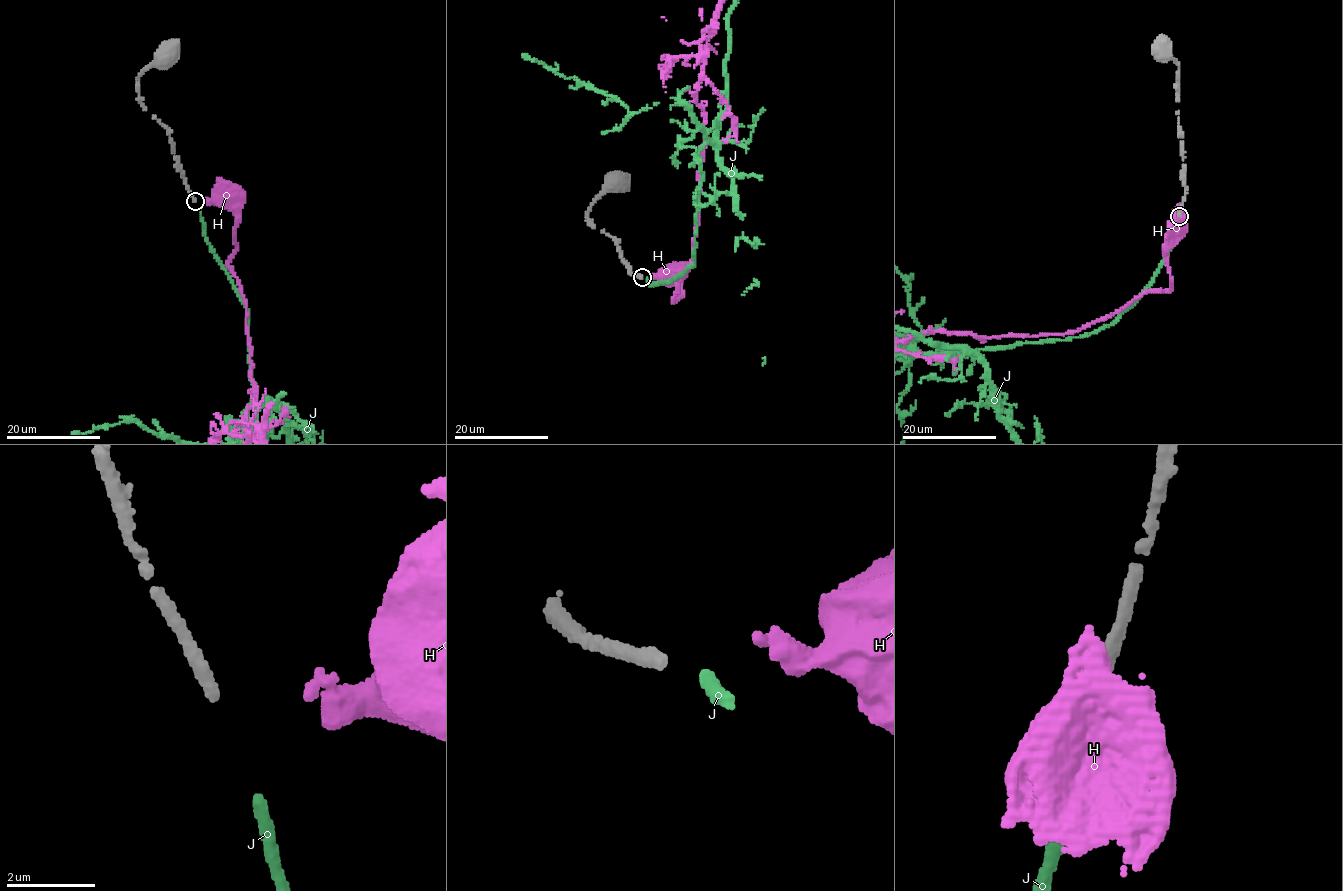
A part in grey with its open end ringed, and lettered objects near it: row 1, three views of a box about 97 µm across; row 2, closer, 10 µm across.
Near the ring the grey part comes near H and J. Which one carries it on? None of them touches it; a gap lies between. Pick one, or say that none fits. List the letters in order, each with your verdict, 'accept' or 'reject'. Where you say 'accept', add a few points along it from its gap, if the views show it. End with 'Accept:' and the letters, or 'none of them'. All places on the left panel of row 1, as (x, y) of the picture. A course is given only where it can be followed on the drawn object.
H: reject
J: accept
Accept: J

